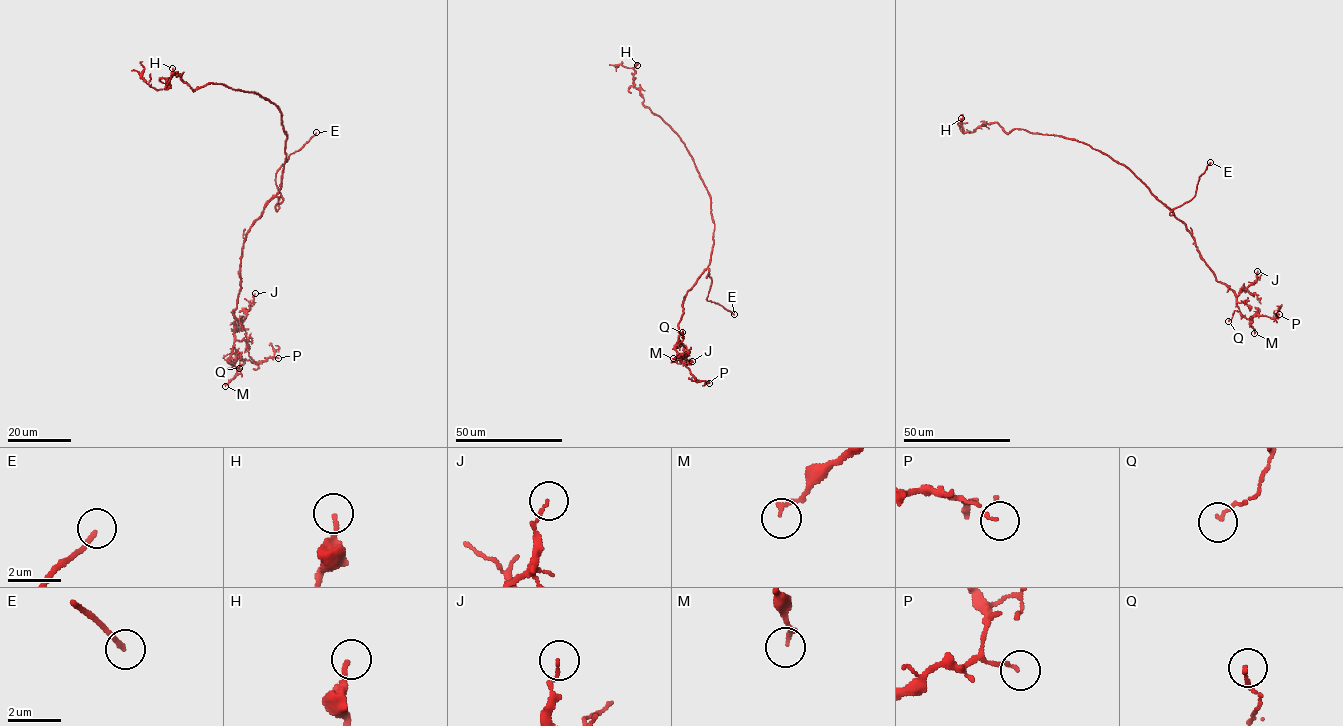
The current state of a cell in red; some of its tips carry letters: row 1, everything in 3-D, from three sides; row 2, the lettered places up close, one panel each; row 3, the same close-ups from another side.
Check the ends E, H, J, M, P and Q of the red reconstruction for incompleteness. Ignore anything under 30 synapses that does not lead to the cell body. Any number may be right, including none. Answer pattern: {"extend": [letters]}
{"extend": ["E"]}

